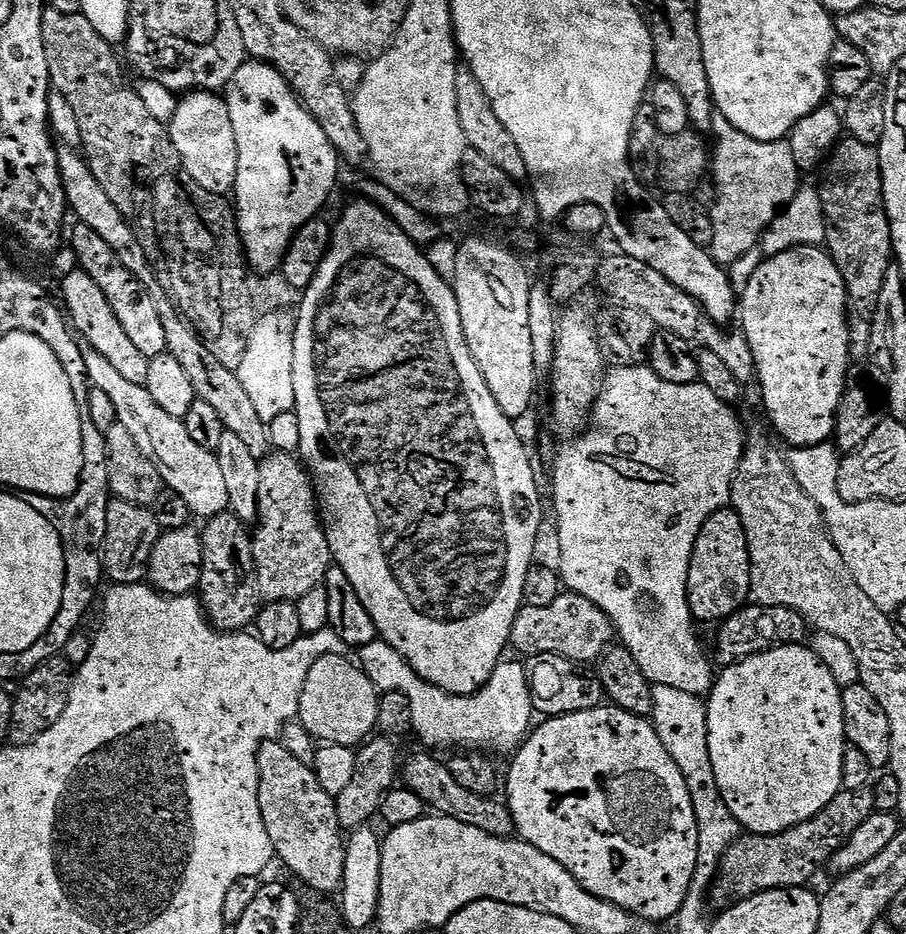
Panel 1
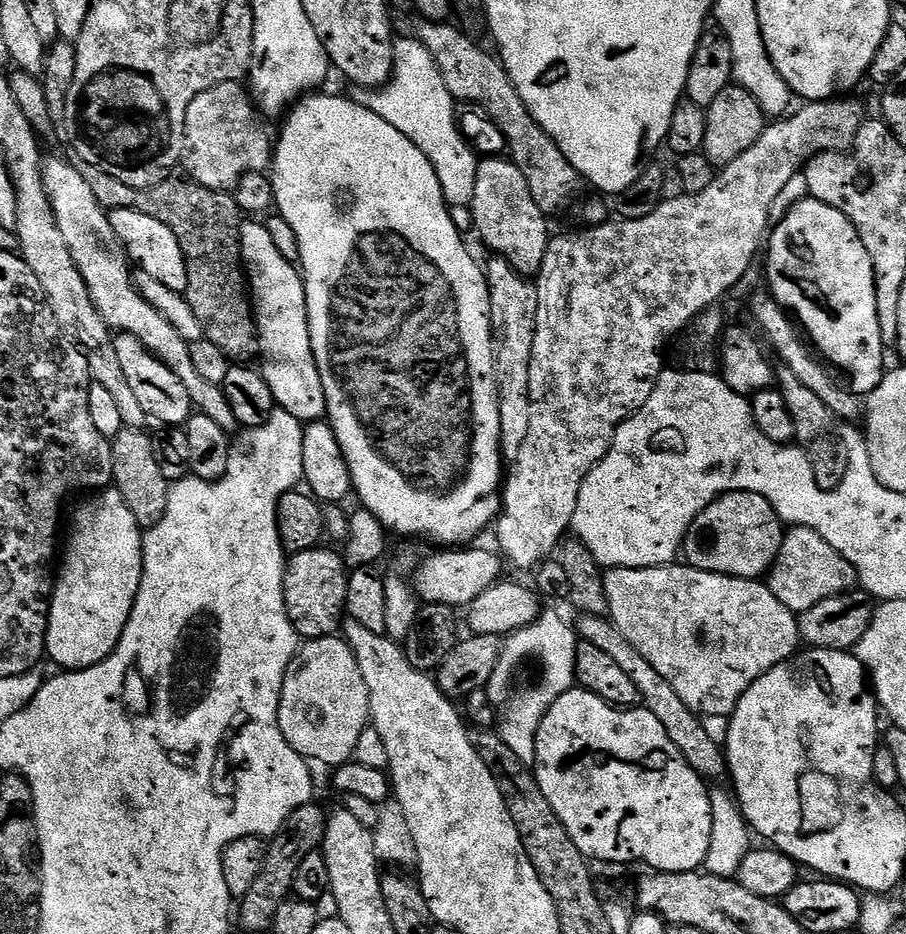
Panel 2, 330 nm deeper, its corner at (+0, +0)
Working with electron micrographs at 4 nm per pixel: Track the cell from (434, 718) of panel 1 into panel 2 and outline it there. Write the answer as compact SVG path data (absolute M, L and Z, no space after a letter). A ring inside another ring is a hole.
M548 610L541 611L529 628L513 632L503 641L494 678L490 678L488 683L488 697L493 705L498 706L498 731L502 742L506 742L511 753L523 764L535 765L538 726L542 726L546 710L550 710L550 706L554 706L554 702L558 702L558 698L562 698L562 694L573 687L577 643L578 637L573 625L567 624L558 613ZM523 660L540 660L540 684L512 692L516 671Z

